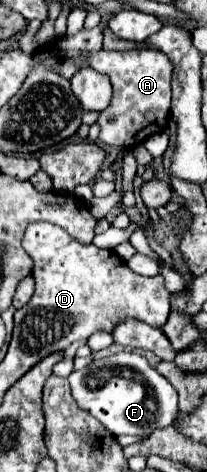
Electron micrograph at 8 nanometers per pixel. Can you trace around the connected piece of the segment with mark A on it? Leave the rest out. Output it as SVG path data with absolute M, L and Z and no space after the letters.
M145 48L145 50L97 50L82 54L75 62L89 60L89 66L107 74L113 84L113 100L107 110L99 116L99 140L109 146L123 146L123 148L135 148L141 144L147 136L161 132L165 128L169 118L169 106L171 106L171 62L169 58L157 50L157 48Z

